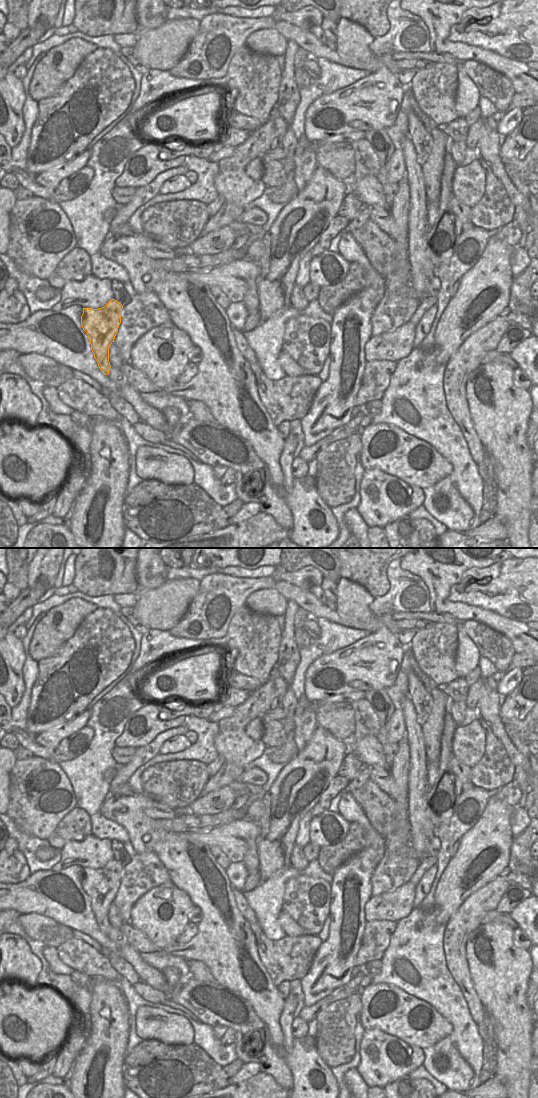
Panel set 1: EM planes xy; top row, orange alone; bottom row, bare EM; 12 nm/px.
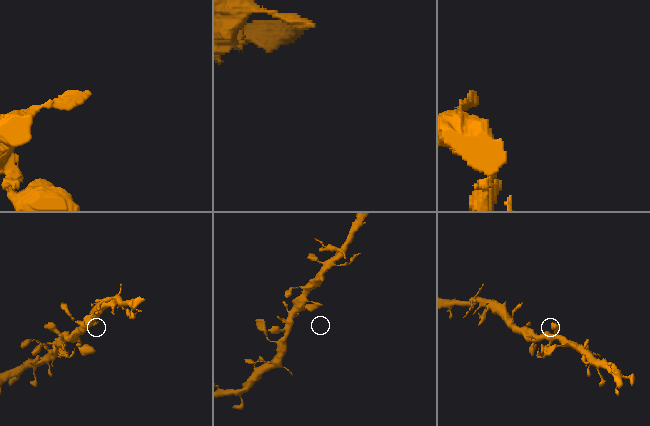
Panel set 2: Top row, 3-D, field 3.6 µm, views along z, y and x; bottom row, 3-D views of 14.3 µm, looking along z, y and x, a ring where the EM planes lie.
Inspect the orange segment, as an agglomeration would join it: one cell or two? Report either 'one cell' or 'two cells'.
two cells

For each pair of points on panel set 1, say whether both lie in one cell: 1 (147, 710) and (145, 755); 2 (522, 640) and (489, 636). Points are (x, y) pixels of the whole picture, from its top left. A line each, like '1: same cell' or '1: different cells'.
1: different cells
2: different cells

